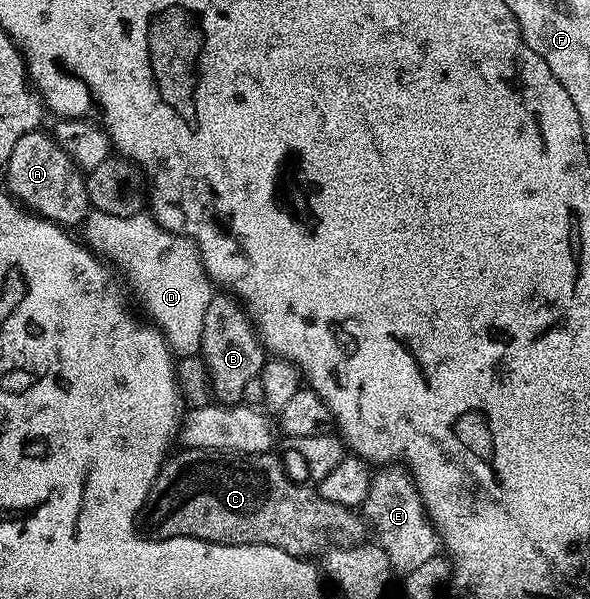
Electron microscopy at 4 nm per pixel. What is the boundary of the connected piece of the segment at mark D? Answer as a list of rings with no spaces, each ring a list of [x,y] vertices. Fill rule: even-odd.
[[[144,211],[133,217],[89,212],[82,232],[88,248],[119,270],[134,297],[136,292],[151,324],[163,333],[173,354],[177,358],[197,356],[202,343],[202,318],[206,307],[210,307],[214,283],[204,270],[196,242],[180,233],[166,231]]]

